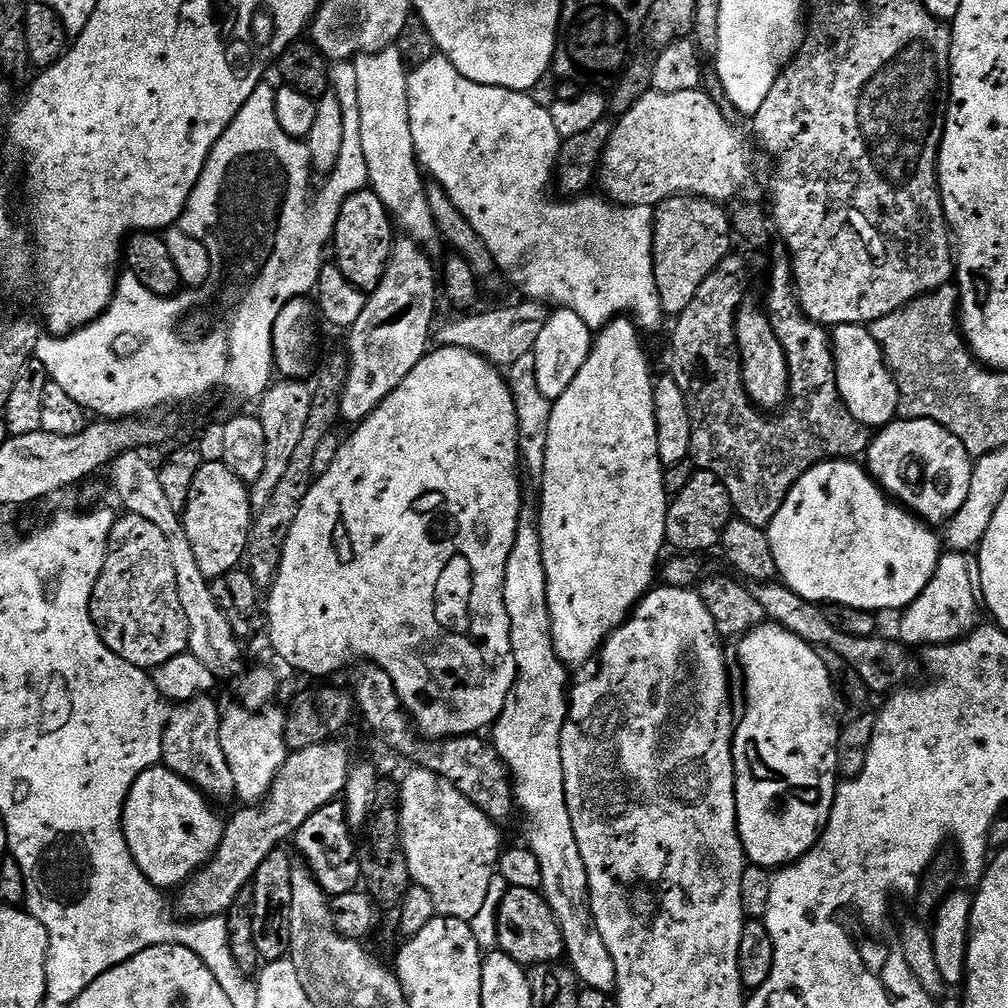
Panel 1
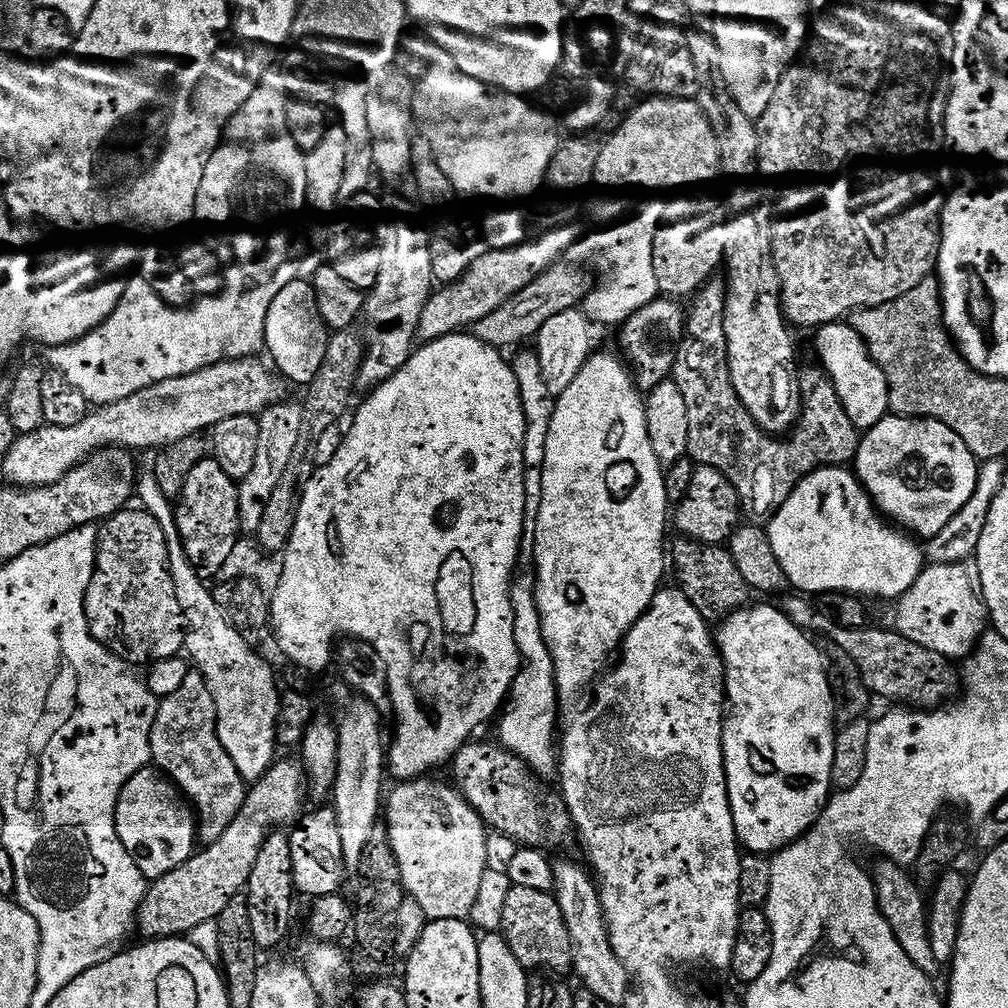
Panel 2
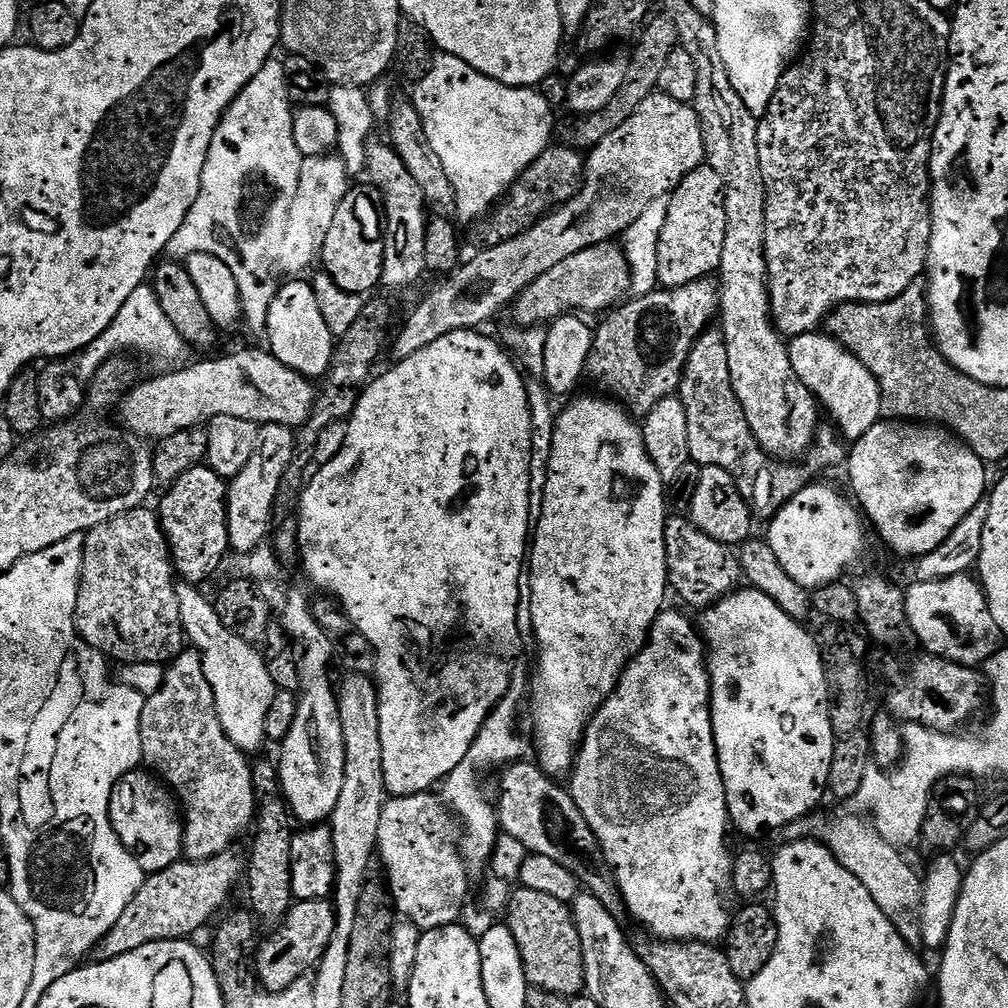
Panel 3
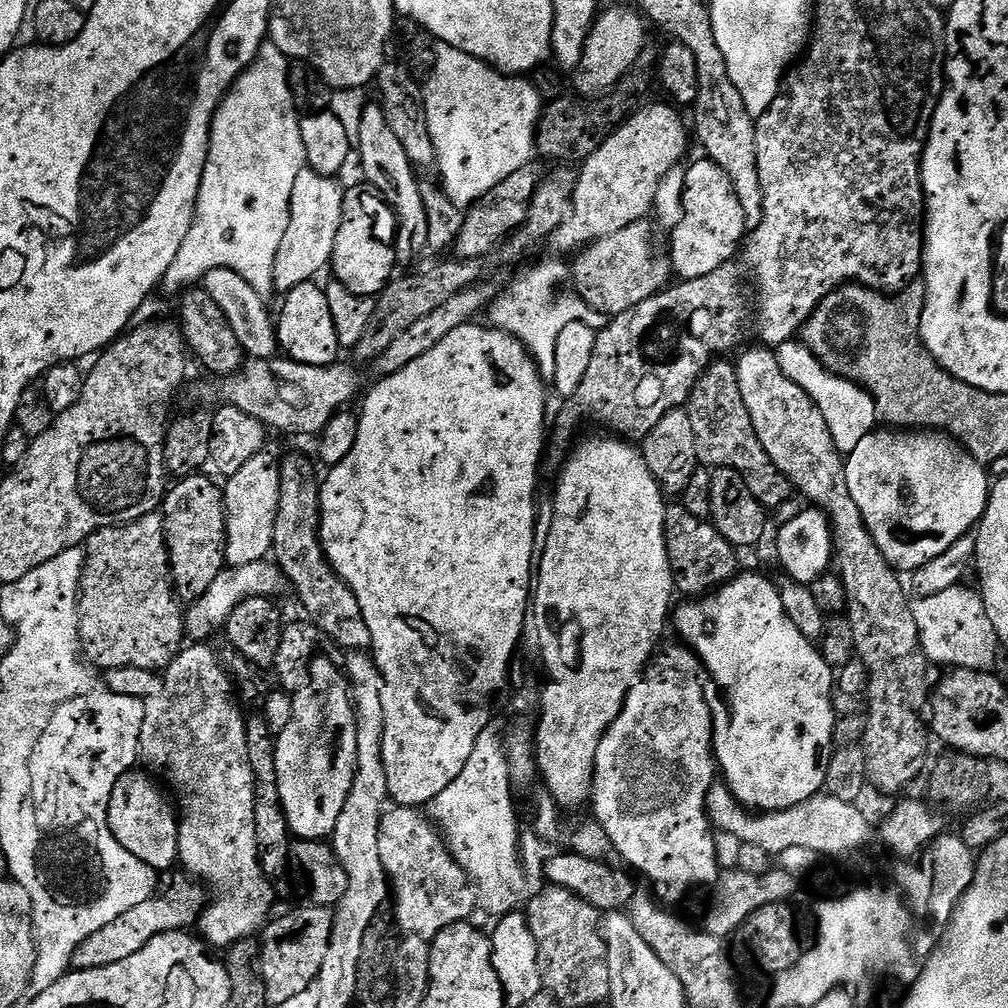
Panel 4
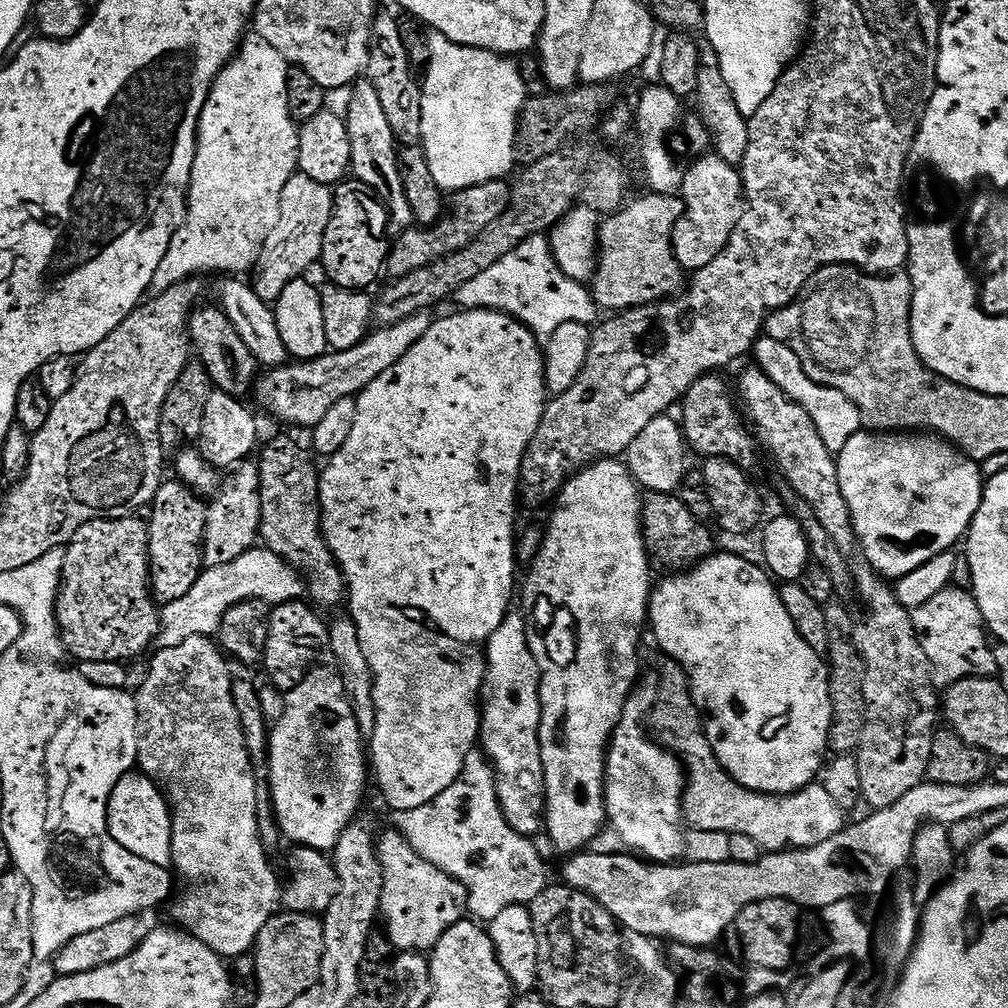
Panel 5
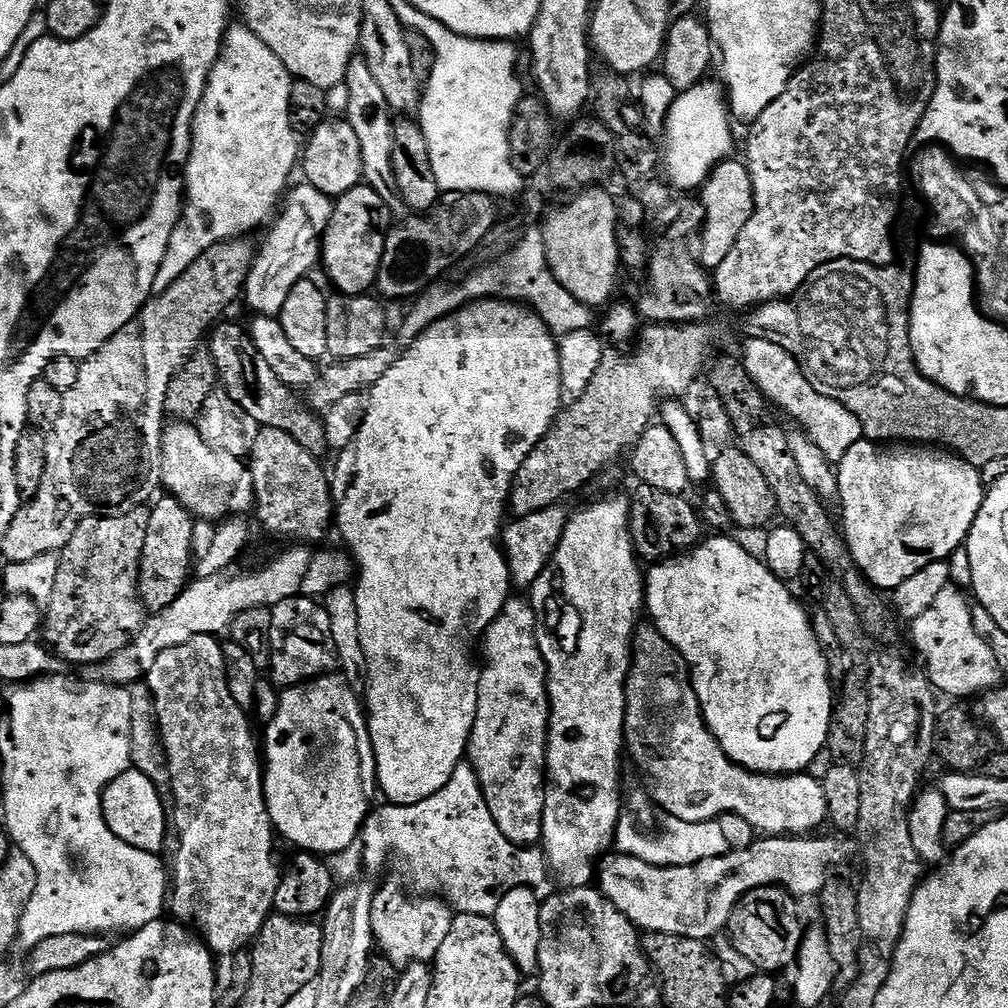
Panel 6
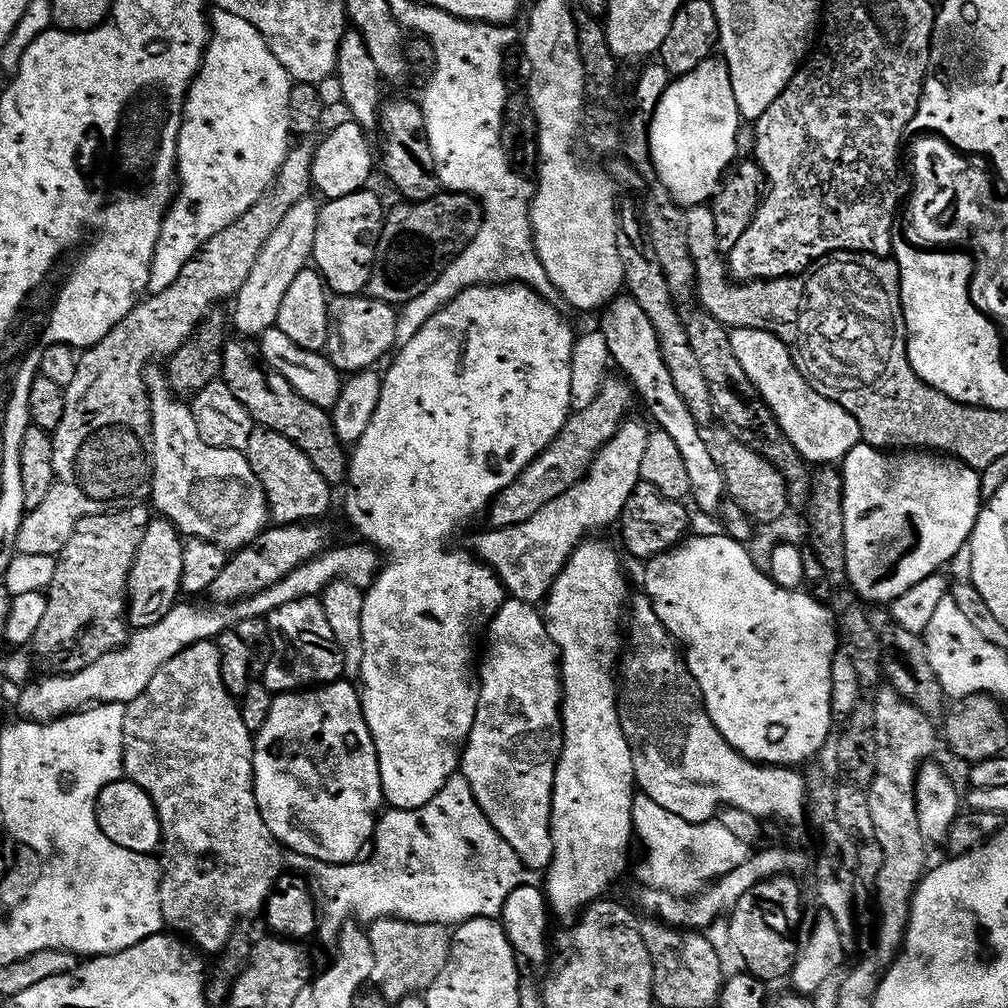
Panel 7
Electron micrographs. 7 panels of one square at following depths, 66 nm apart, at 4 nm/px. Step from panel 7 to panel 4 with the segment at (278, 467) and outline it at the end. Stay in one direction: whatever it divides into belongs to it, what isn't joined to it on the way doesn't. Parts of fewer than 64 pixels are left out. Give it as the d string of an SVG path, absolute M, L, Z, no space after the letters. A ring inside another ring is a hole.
M292 454L283 457L280 467L280 496L279 504L275 516L274 536L271 540L271 557L277 568L283 573L285 581L292 584L302 602L305 616L309 623L316 626L325 636L330 636L336 640L337 644L344 647L344 650L364 650L367 649L372 639L369 636L369 628L364 620L360 619L360 607L357 598L348 587L348 584L333 571L324 553L319 546L319 487L317 481L314 482L314 472L308 468L306 459ZM355 622L356 628L347 628L348 624Z

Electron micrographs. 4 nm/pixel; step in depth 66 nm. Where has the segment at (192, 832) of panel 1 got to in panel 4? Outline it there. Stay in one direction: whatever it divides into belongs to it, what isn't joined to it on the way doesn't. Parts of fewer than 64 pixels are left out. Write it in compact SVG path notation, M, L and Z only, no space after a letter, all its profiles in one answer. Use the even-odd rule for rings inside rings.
M140 770L130 771L122 778L118 778L110 794L108 825L114 838L118 838L118 842L126 846L130 854L134 854L134 858L146 862L146 866L163 874L177 863L180 855L178 850L180 826L173 805L171 803L168 805L164 801L164 796L156 789L155 783L157 784L157 781L151 775Z

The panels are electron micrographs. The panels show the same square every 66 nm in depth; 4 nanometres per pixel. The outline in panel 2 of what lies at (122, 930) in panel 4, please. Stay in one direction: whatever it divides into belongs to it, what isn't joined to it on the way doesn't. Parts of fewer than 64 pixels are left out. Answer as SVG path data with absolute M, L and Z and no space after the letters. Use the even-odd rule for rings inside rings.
M277 759L268 769L268 773L249 787L243 810L237 814L234 822L230 822L222 838L218 838L203 850L197 851L189 860L182 862L178 870L172 870L170 874L166 874L149 887L138 913L138 932L140 928L141 934L144 935L141 937L148 940L187 937L192 934L188 932L194 931L195 928L215 922L222 914L222 910L226 910L226 906L230 906L230 902L234 902L234 898L238 898L247 889L250 882L250 870L254 870L254 862L257 861L258 852L262 850L266 838L271 836L274 830L288 826L284 824L295 825L305 811L306 772L297 761L296 764L292 760Z

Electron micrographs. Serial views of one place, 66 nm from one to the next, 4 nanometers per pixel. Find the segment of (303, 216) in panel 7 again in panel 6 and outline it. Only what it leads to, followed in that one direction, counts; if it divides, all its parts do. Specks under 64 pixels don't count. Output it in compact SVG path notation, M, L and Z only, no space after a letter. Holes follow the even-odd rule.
M300 182L289 194L284 213L269 230L264 245L259 245L242 289L243 303L248 303L256 316L279 317L282 306L286 306L286 298L290 298L290 290L294 290L296 283L311 273L308 271L315 264L317 267L322 256L322 234L332 217L333 203L333 197L307 182Z

